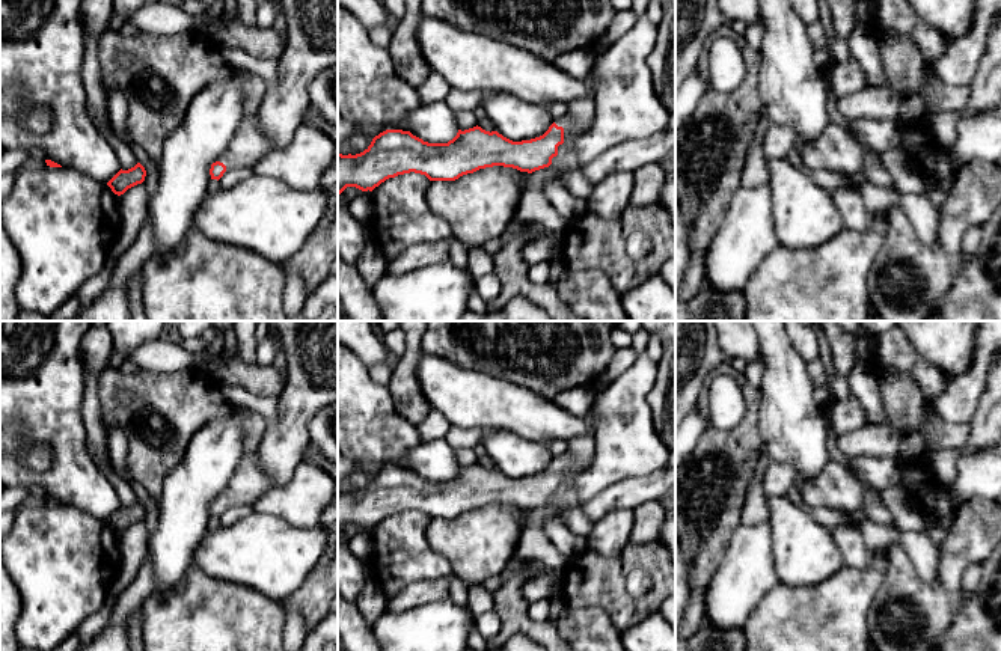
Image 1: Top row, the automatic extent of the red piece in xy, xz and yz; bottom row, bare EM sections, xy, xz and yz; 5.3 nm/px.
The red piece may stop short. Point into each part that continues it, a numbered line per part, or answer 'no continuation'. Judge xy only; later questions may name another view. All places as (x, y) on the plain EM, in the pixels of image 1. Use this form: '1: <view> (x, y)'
1: xy (247, 482)

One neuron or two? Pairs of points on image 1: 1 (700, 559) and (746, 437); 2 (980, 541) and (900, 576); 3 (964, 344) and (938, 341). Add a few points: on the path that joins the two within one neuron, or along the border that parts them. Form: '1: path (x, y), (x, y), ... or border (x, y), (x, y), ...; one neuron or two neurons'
1: path (715, 529), (737, 467); one neuron
2: path (959, 562), (938, 589), (921, 589); one neuron
3: path (958, 344), (944, 341); one neuron

